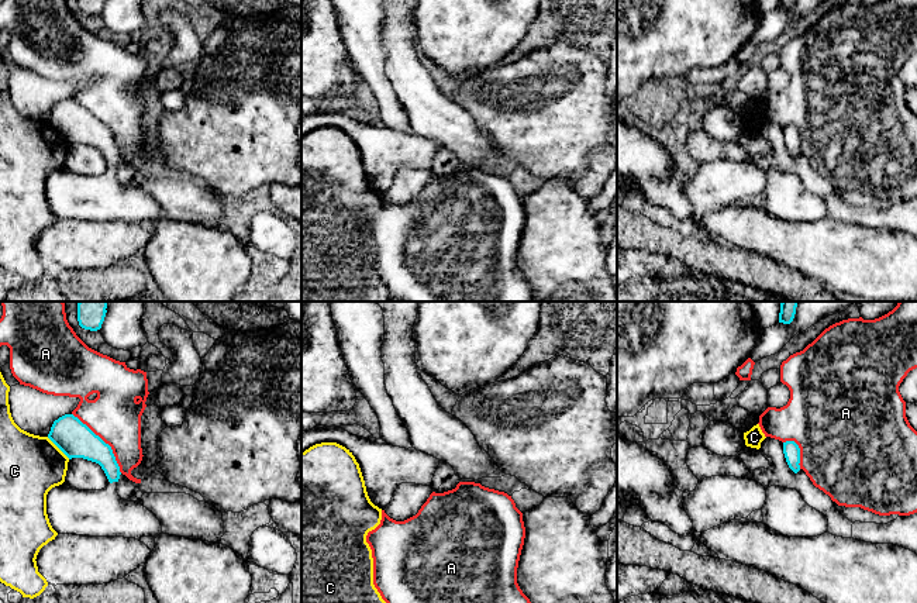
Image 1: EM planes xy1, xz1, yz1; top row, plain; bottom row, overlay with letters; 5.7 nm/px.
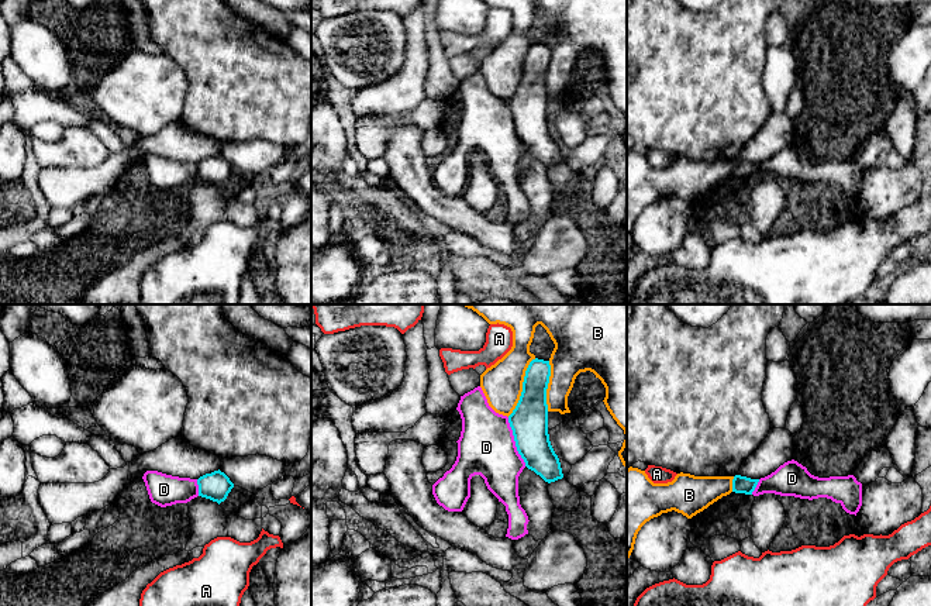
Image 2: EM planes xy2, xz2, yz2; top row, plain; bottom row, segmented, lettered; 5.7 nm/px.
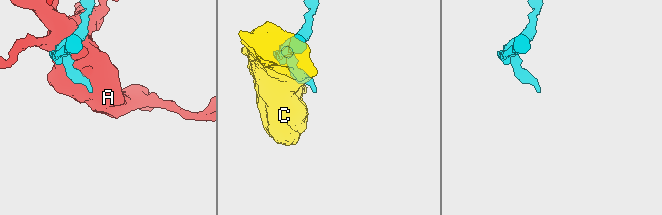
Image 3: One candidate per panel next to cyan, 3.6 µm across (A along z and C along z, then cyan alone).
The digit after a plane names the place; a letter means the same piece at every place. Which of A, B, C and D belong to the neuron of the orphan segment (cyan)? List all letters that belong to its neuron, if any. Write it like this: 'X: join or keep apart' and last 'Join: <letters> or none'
A: keep apart
B: keep apart
C: keep apart
D: keep apart
Join: none

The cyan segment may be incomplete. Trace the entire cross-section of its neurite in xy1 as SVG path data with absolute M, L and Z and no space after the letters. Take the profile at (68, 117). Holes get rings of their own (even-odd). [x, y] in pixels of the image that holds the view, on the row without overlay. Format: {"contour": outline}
{"contour": "M73 99L54 106L48 123L69 142L96 147L108 169L101 175L79 175L65 168L46 179L46 199L58 218L83 221L141 223L162 218L161 206L139 186L118 180L120 151L113 134Z"}

